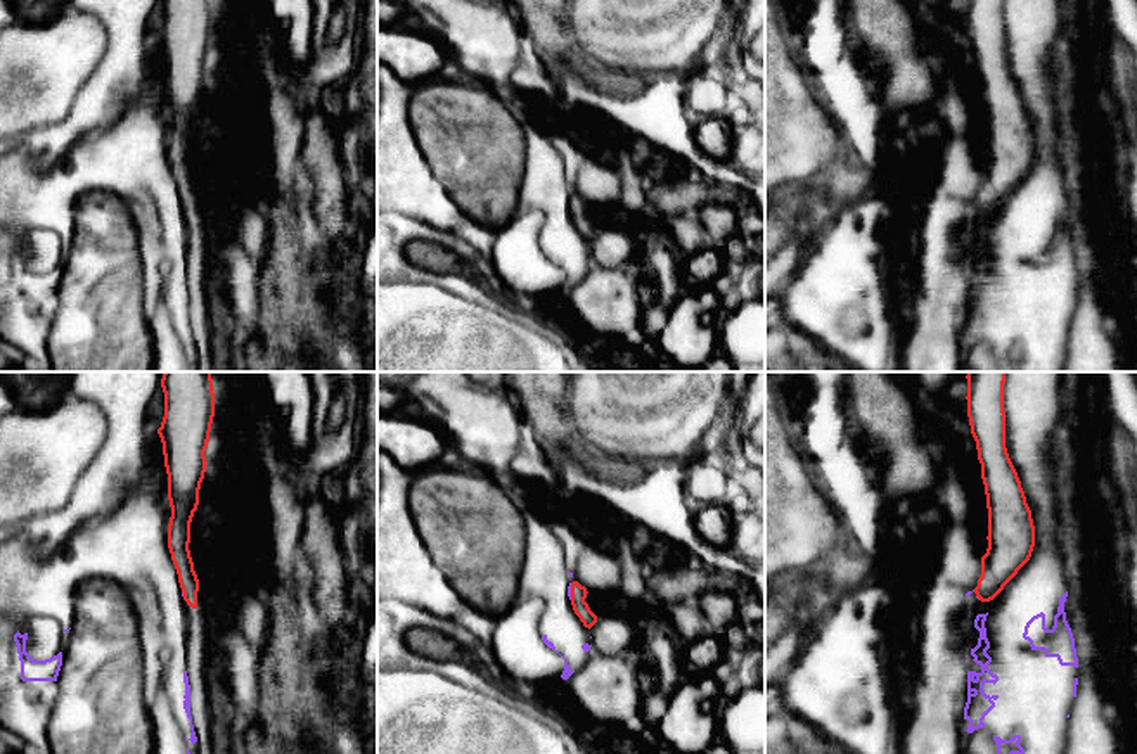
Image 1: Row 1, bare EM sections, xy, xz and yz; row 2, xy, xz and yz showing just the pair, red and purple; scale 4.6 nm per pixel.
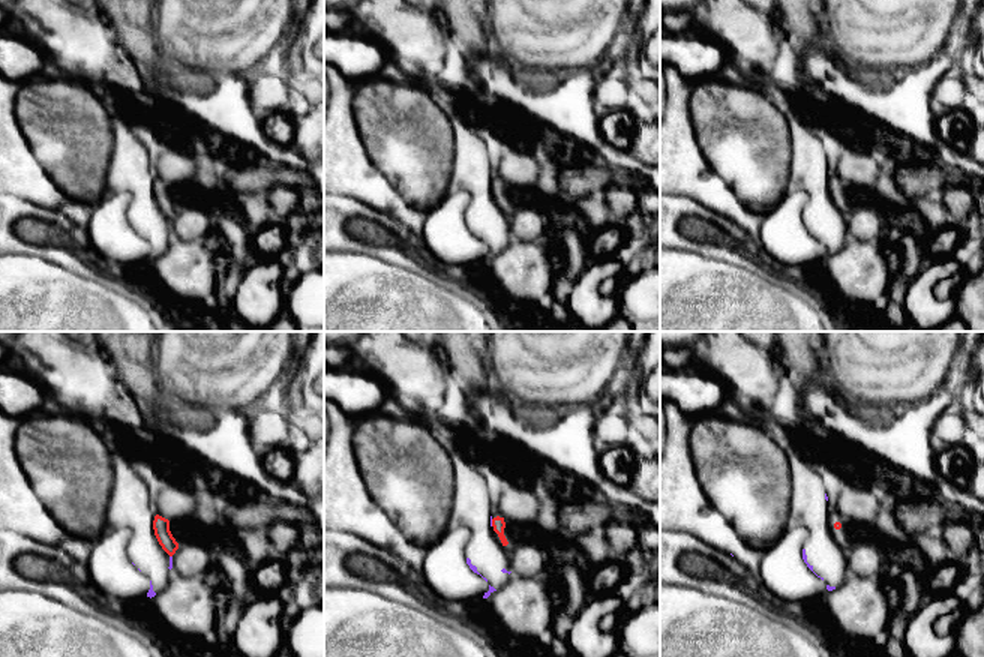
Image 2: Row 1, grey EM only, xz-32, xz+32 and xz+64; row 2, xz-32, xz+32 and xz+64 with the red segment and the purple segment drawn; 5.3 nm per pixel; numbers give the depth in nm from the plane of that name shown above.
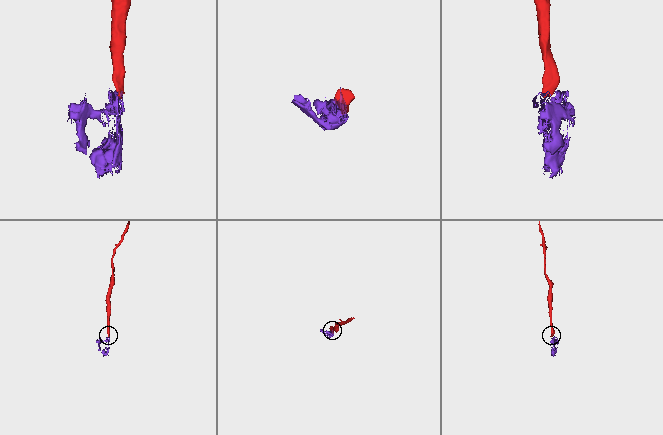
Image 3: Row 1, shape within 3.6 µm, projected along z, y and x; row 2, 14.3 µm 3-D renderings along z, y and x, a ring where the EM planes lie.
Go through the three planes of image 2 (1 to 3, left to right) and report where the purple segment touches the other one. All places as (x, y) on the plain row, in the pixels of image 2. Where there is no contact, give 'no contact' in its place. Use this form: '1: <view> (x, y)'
1: no contact
2: xz+32 (492, 186)
3: no contact

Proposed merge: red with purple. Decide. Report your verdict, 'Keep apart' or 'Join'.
Keep apart

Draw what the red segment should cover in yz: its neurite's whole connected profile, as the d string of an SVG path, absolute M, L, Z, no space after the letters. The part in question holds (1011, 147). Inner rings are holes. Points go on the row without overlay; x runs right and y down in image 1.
M967 0L966 12L988 121L988 161L974 201L976 221L985 225L1030 173L1035 138L1005 61L1004 0Z

